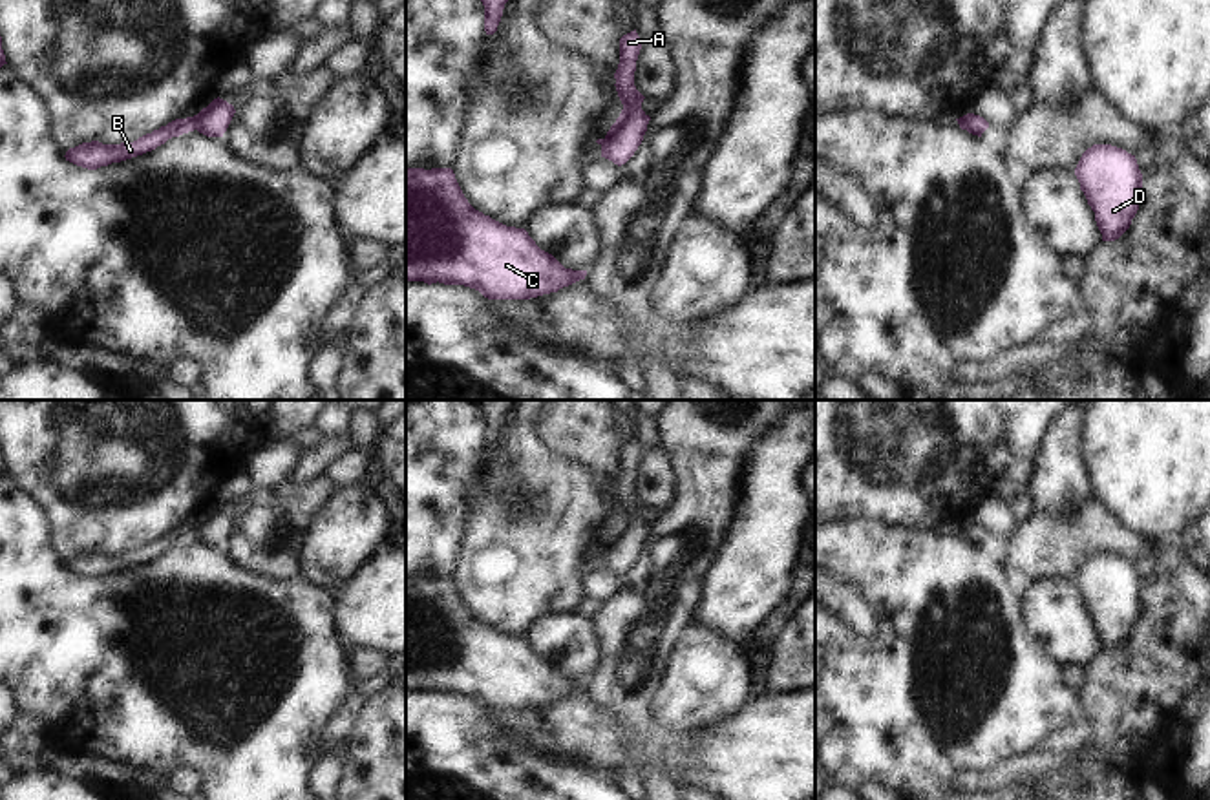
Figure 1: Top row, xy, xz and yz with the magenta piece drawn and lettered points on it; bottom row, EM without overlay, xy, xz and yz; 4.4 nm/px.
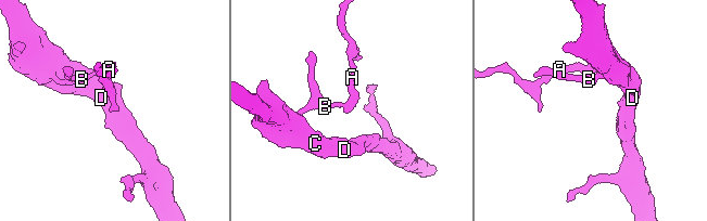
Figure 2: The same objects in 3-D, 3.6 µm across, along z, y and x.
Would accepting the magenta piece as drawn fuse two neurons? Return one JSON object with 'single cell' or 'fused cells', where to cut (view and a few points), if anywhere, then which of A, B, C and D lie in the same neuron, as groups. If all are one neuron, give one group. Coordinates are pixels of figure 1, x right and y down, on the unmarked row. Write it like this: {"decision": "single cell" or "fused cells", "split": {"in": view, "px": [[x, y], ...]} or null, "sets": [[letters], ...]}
{"decision": "fused cells", "split": {"in": "xy", "px": [[192, 526], [198, 537]]}, "sets": [["A"], ["B", "C", "D"]]}

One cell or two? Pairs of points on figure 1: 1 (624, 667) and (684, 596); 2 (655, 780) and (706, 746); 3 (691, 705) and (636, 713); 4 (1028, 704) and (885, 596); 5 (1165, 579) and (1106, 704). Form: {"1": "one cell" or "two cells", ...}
{"1": "one cell", "2": "two cells", "3": "two cells", "4": "one cell", "5": "one cell"}

